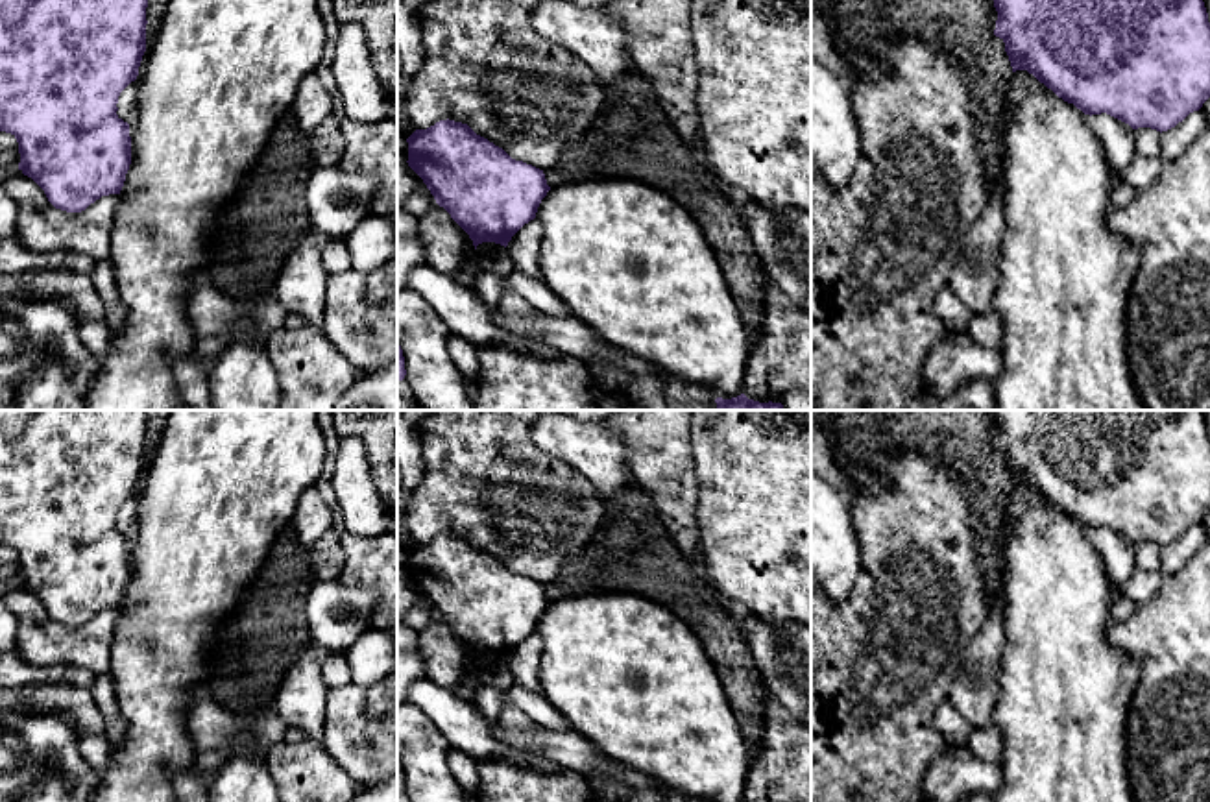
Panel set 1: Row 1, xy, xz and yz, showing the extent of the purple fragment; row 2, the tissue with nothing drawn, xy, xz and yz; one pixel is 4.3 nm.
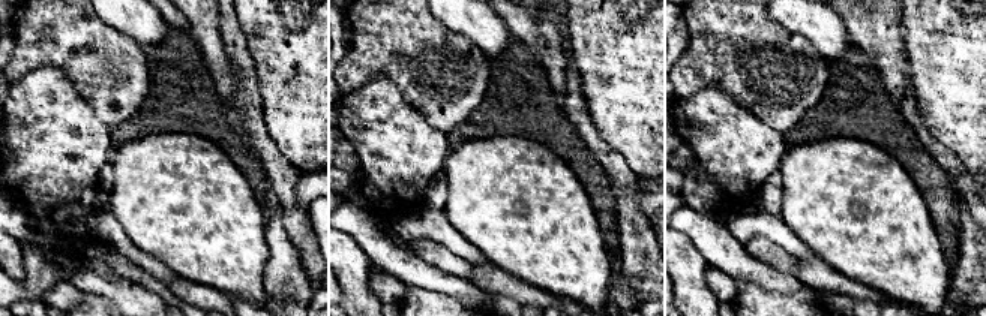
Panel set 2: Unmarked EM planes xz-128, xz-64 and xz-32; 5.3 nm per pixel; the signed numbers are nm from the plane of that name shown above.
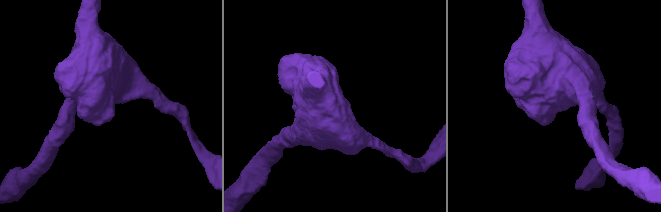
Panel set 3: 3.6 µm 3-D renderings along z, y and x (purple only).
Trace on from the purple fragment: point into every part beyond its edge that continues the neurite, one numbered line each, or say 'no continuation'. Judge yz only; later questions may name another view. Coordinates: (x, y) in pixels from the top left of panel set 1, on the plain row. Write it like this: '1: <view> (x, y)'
no continuation

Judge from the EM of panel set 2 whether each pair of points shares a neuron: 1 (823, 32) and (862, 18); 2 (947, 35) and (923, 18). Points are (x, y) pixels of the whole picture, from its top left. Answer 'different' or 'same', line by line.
1: different
2: same

